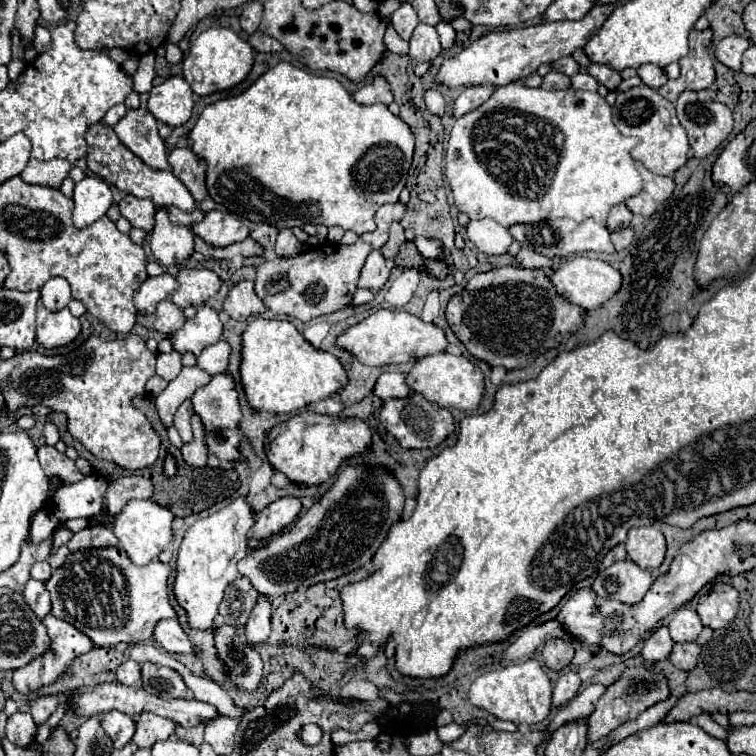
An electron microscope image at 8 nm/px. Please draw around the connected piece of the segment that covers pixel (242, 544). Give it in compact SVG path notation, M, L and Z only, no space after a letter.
M236 498L212 516L194 522L186 532L178 554L174 594L178 604L188 612L190 628L212 628L224 590L238 576L236 564L248 554L248 532L254 526L254 520L256 512L252 504L246 498Z

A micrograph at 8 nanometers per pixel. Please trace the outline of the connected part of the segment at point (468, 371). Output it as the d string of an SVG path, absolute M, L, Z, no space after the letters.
M448 352L430 354L426 358L420 358L414 368L406 376L408 386L414 392L420 392L426 400L442 406L442 408L458 408L464 412L472 412L480 406L486 386L484 386L484 374L482 370L470 362L464 356L452 356Z

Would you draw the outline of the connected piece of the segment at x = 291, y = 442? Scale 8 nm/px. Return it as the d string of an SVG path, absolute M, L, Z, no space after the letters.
M308 410L274 426L268 434L270 436L267 444L267 460L272 464L272 468L284 472L290 482L306 484L306 486L322 484L322 482L330 480L338 472L338 468L344 460L348 460L356 454L362 454L372 446L372 432L370 432L370 428L364 420L360 420L360 418L340 418L340 420L336 420L334 416L322 416L322 414L308 412Z

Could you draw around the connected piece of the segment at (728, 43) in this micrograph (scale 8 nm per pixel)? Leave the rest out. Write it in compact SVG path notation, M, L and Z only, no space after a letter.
M726 36L716 46L716 58L730 70L740 70L742 54L748 50L750 40L746 36Z

